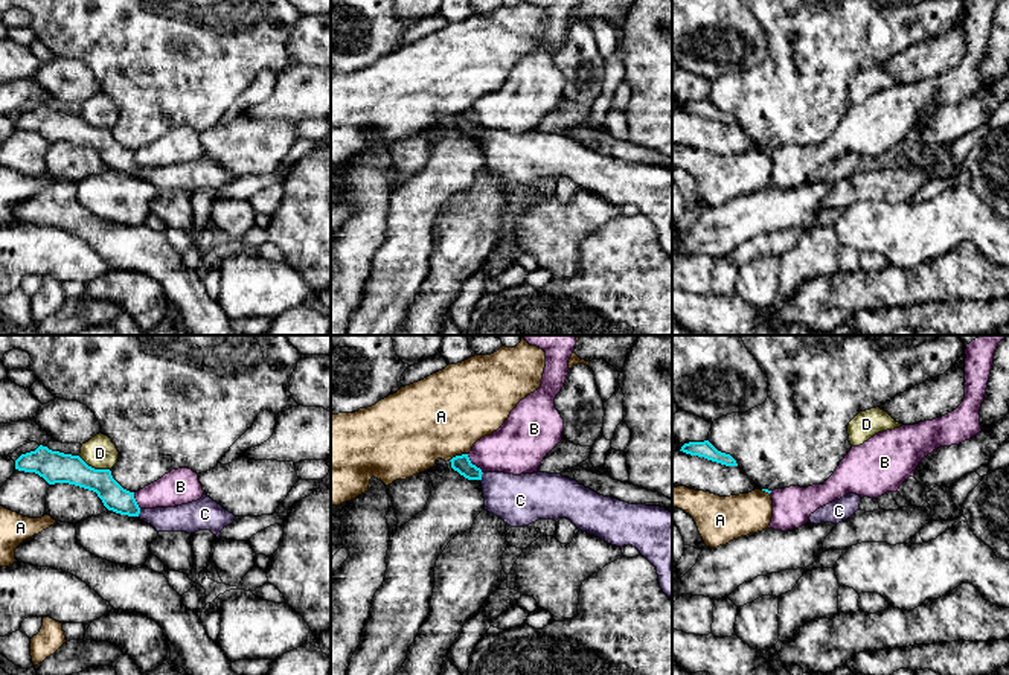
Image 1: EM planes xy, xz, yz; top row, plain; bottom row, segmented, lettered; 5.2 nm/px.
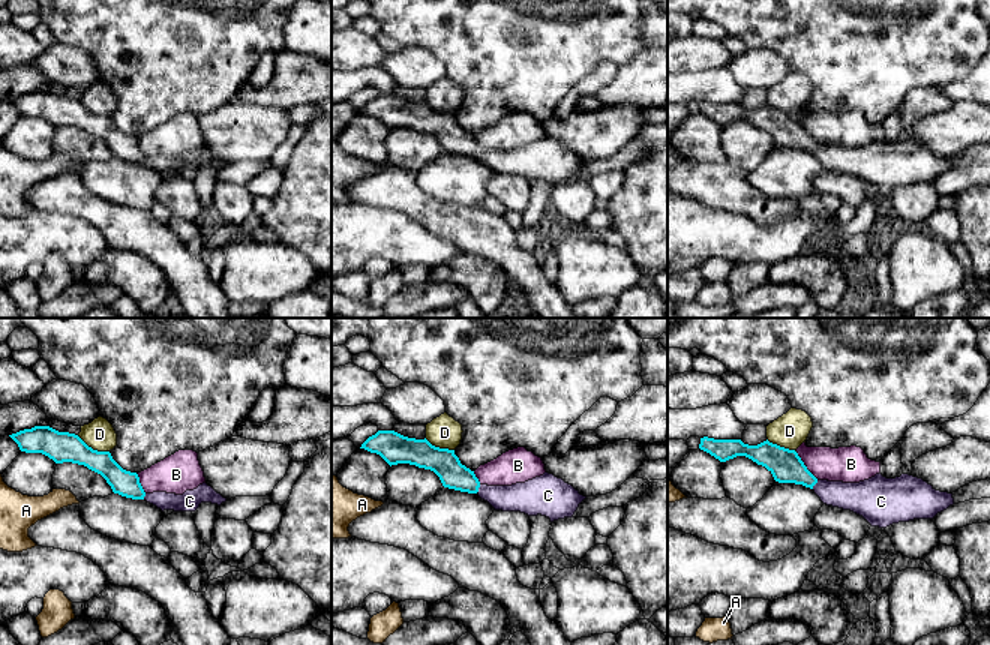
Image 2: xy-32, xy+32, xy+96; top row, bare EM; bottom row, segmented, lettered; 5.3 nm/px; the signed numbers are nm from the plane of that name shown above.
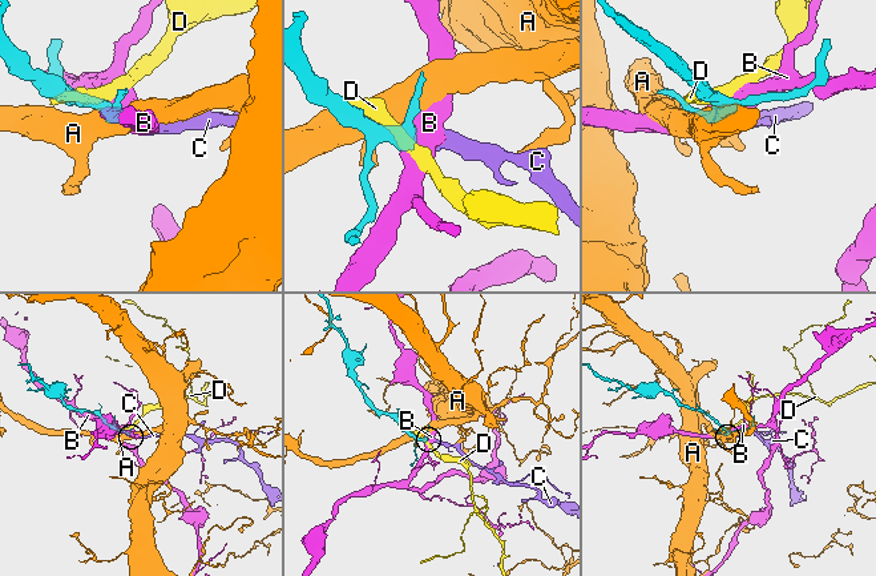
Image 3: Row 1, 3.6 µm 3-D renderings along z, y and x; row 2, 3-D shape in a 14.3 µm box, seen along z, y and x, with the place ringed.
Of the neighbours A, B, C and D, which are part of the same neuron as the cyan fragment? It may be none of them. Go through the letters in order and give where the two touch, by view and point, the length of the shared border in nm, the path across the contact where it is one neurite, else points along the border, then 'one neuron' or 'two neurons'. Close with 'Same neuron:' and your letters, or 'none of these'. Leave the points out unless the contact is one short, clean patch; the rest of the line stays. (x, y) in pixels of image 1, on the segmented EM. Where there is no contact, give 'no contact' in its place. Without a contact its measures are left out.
A: meets cyan in xz at (458, 456); contact 100 nm long; border along xz (467, 453), (456, 454), (450, 460); two neurons
B: meets cyan in xz at (474, 465); contact 130 nm long; two neurons
C: meets cyan in xz at (480, 477); contact 50 nm long; runs through xz (461, 463), (480, 477), (503, 494), (520, 500); one neuron
D: meets cyan in xy at (93, 468); contact 180 nm long; two neurons
Same neuron: C

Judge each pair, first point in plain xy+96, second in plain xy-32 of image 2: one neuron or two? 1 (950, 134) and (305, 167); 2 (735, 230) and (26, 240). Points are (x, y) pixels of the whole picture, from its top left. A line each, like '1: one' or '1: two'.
1: two
2: one

